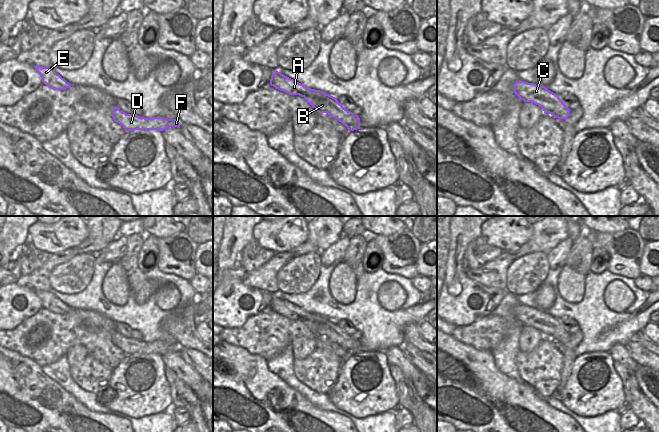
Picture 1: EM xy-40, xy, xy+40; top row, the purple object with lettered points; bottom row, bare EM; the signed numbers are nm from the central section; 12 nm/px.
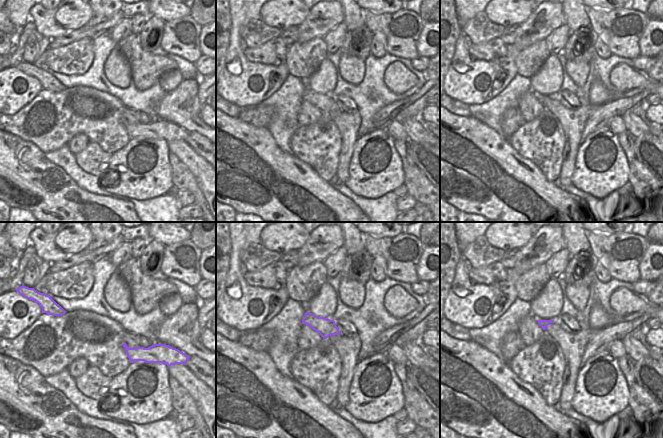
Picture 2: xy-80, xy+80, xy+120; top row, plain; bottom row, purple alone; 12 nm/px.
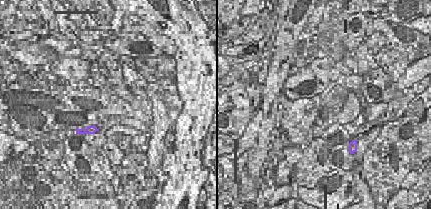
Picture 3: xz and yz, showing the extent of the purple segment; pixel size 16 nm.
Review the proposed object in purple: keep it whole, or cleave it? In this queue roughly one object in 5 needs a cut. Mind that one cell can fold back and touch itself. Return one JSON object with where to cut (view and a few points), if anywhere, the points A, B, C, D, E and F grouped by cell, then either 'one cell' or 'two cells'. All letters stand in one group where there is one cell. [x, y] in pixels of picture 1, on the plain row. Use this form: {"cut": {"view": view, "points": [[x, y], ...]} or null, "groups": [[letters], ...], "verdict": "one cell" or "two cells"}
{"cut": null, "groups": [["A", "B", "C", "D", "E", "F"]], "verdict": "one cell"}

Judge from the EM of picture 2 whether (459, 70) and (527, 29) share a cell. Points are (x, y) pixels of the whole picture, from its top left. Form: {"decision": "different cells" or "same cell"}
{"decision": "same cell"}

